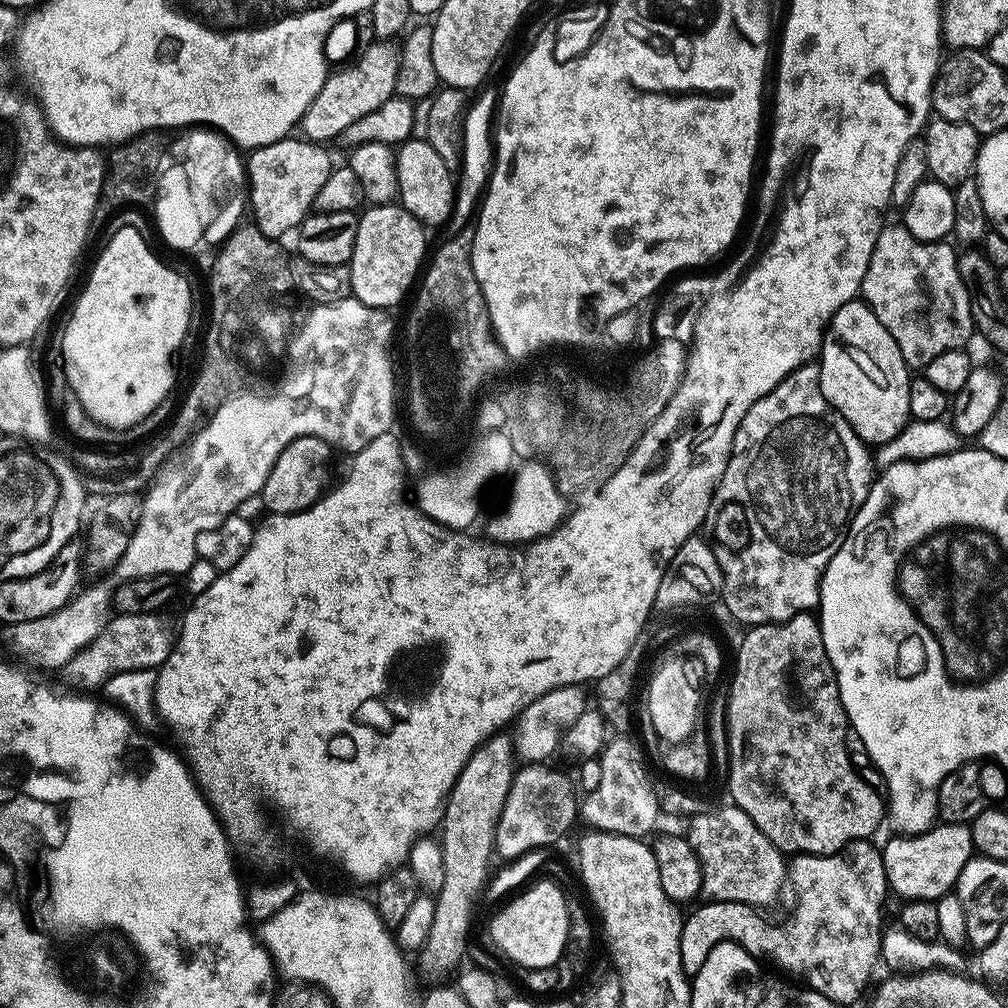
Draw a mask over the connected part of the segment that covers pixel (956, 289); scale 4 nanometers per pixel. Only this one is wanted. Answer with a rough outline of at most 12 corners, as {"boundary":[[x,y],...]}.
{"boundary":[[900,222],[860,296],[909,369],[974,336],[957,249]]}

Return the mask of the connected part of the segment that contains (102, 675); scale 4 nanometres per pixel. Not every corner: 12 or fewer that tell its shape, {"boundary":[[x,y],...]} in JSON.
{"boundary":[[156,614],[113,615],[62,676],[103,689],[159,669],[174,645]]}

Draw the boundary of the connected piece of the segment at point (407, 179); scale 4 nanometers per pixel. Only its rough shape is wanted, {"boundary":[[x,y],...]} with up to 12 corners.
{"boundary":[[427,139],[396,152],[399,203],[425,226],[447,225],[453,169]]}

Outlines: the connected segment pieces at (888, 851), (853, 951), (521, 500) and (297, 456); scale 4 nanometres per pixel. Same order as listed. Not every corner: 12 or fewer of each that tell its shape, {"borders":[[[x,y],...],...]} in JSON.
{"borders":[[[937,823],[882,844],[888,887],[937,901],[974,856],[972,829]],[[787,865],[796,909],[710,900],[683,917],[696,976],[729,940],[842,1006],[881,959],[882,920],[848,920],[848,868]],[[540,462],[519,465],[487,535],[523,546],[559,528],[566,503]],[[299,436],[274,462],[264,507],[305,512],[324,495],[334,449]]]}

